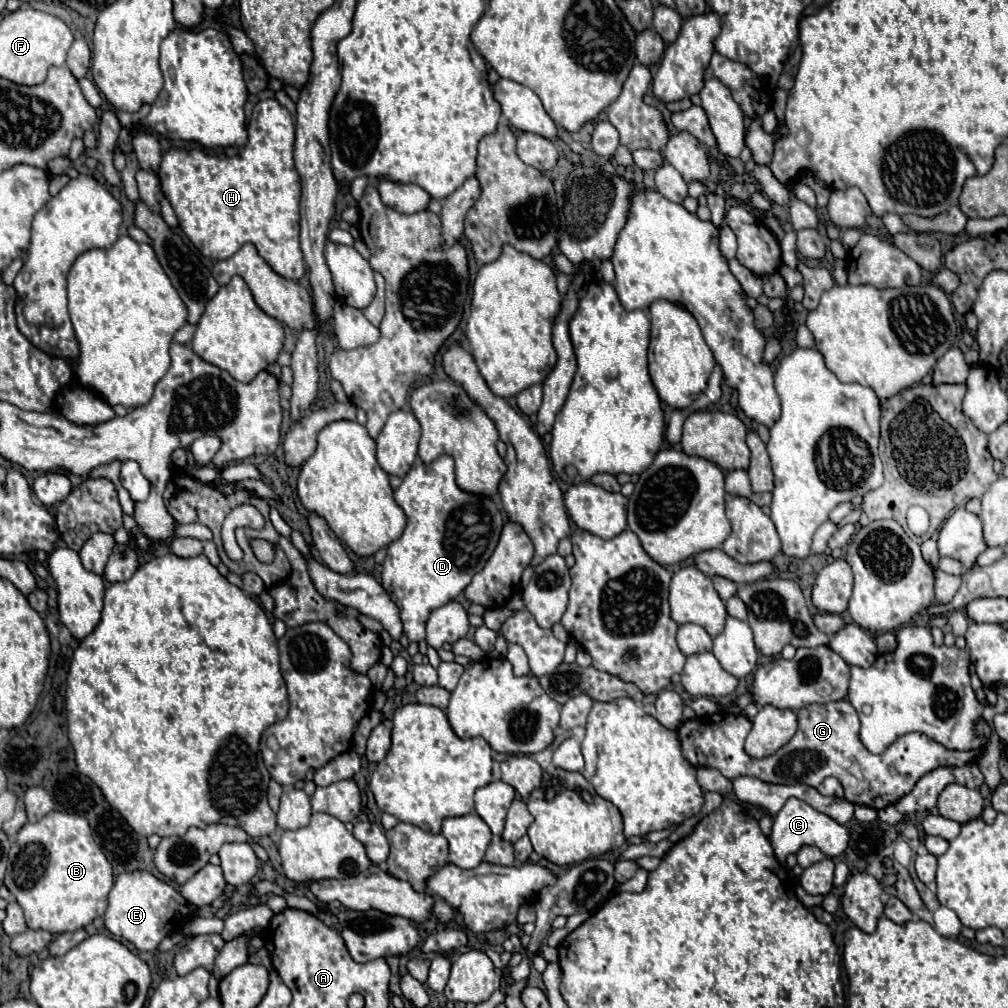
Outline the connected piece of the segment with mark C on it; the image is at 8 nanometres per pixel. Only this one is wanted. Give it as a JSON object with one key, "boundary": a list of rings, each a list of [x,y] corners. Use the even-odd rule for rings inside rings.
{"boundary":[[[789,798],[773,822],[773,830],[771,830],[769,840],[771,840],[771,846],[773,846],[777,860],[783,864],[789,854],[797,854],[803,846],[817,846],[829,858],[841,856],[848,846],[849,832],[845,826],[837,824],[829,816],[813,810],[807,802],[797,800],[797,798]]]}

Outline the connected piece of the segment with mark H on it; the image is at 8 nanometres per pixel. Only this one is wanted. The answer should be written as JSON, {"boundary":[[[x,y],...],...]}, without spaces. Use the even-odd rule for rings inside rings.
{"boundary":[[[259,100],[253,106],[253,114],[248,124],[249,140],[245,148],[235,158],[211,156],[201,150],[169,150],[163,154],[159,180],[165,198],[171,202],[179,226],[191,244],[209,260],[227,260],[243,244],[255,244],[259,256],[283,278],[301,280],[305,276],[305,260],[300,248],[300,177],[293,164],[293,142],[295,142],[295,122],[291,114],[275,100]]]}

